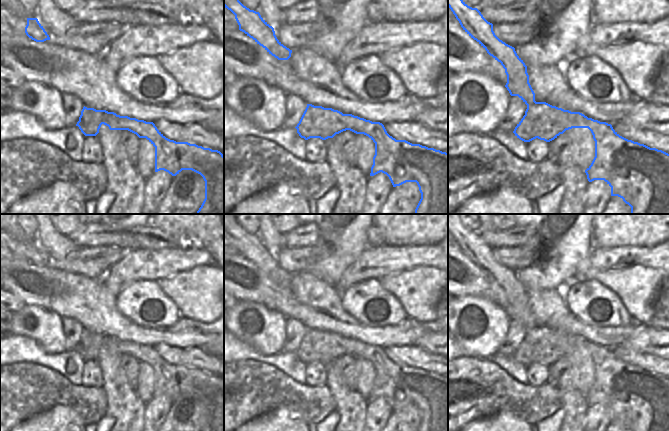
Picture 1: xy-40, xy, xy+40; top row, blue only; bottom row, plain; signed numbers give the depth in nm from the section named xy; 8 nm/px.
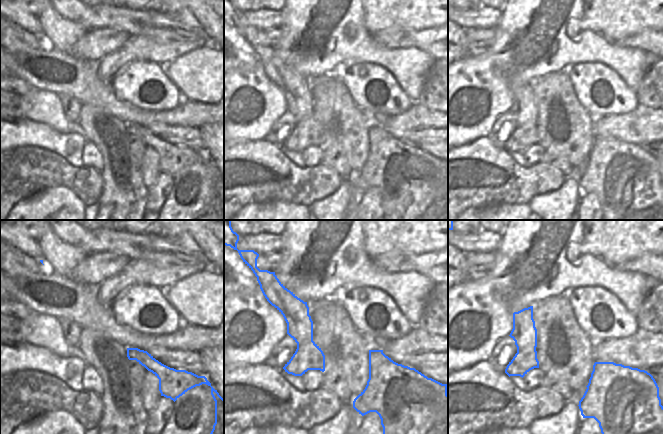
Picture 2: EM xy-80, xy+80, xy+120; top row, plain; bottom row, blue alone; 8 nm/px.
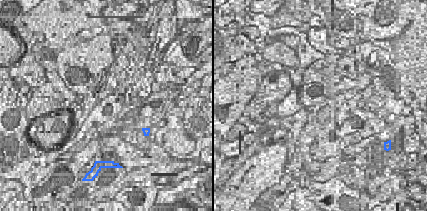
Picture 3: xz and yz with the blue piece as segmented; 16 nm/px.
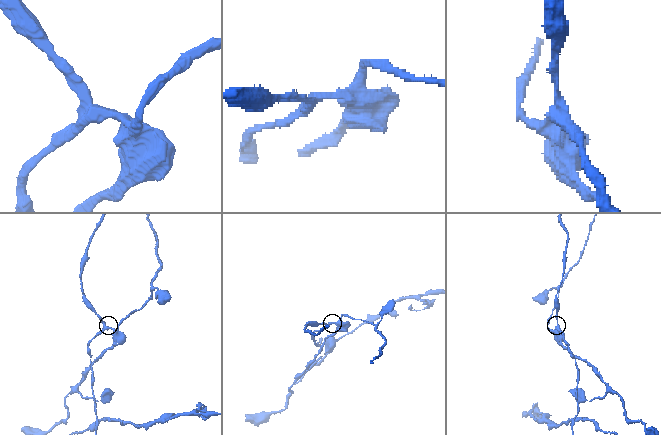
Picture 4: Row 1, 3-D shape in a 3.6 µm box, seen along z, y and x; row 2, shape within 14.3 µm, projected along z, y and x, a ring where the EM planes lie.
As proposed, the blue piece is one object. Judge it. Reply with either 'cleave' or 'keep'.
cleave

